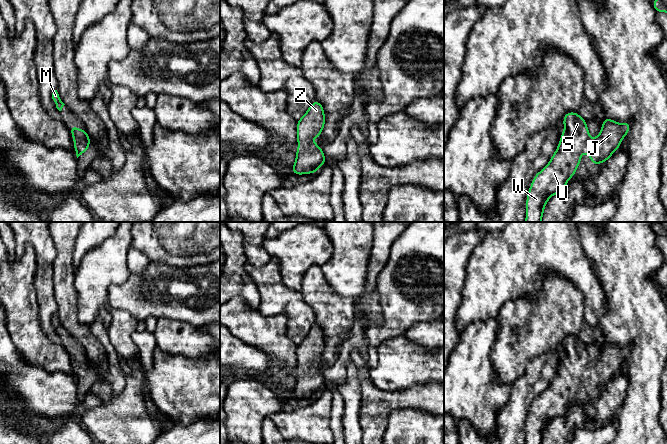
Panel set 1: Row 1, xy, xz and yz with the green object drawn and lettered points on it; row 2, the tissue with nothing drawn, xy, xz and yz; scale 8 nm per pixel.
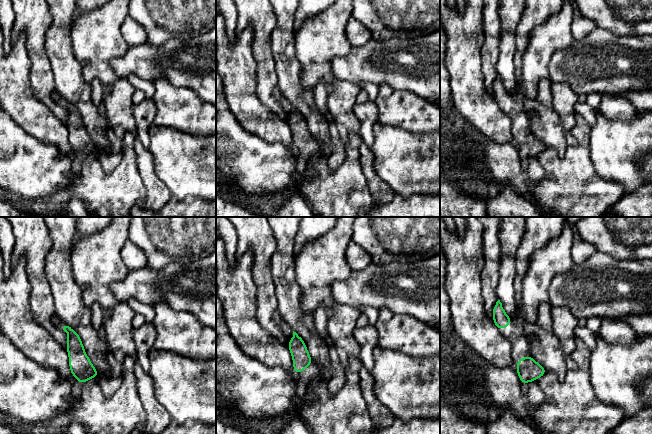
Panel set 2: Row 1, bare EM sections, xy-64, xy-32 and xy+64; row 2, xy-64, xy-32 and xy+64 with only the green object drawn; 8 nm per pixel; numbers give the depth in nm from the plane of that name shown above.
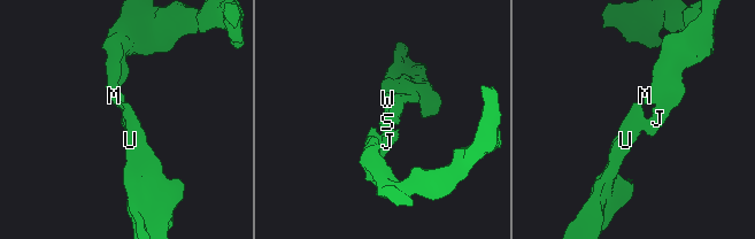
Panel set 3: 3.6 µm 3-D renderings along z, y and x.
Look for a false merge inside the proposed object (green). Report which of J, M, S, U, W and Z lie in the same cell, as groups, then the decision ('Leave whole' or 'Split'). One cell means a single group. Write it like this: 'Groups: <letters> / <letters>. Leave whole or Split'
Groups: J M S U W Z. Leave whole

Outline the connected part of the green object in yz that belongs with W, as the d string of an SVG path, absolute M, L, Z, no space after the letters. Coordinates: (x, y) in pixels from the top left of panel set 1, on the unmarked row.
M567 336L563 341L565 353L561 358L555 377L549 387L533 401L532 408L529 411L525 444L542 444L544 432L549 422L565 415L567 405L575 399L577 391L581 387L581 379L584 376L588 376L594 389L608 385L611 379L620 372L623 362L629 357L630 348L630 345L619 348L615 344L605 341L599 359L591 364L587 346L577 336Z

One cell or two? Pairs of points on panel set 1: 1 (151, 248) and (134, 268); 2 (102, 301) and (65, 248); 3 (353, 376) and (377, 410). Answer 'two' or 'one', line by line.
1: two
2: two
3: two

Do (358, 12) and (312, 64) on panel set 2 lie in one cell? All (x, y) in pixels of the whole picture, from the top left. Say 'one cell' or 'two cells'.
two cells

